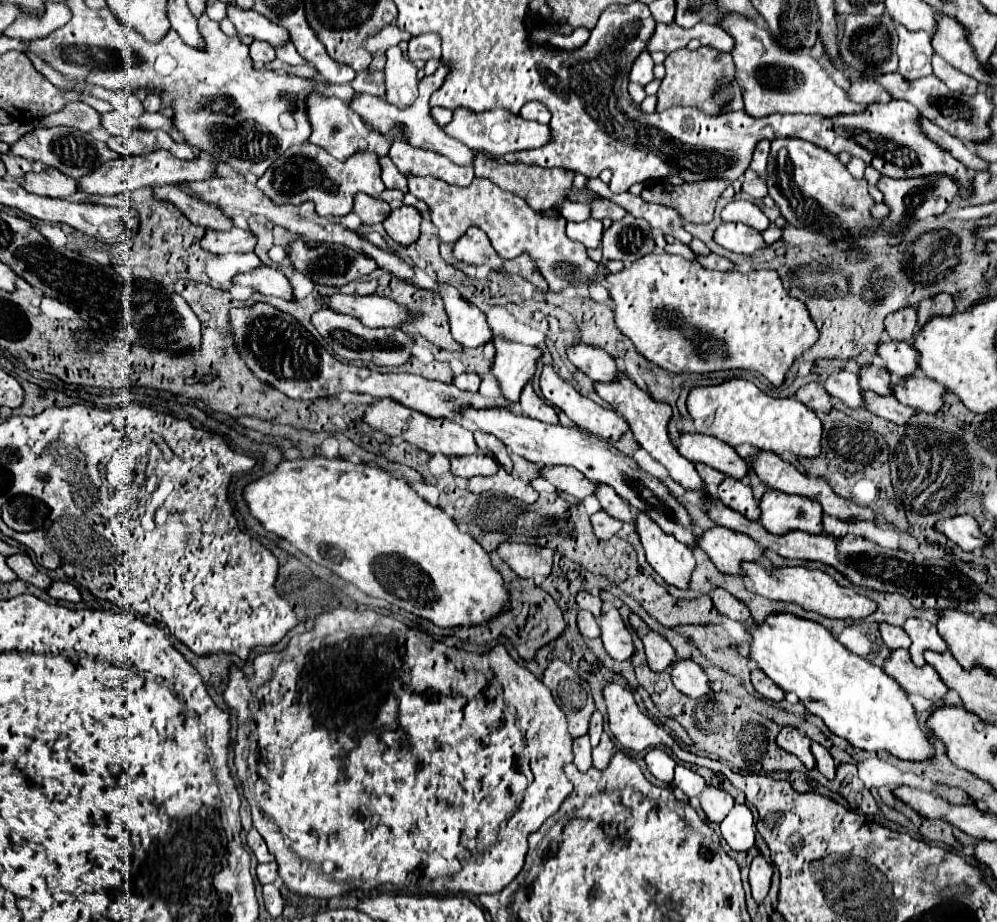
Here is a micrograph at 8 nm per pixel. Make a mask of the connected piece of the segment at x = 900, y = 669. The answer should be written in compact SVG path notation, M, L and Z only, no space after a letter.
M893 650L883 668L909 694L921 694L933 702L943 702L945 694L949 692L935 668L931 668L929 664L919 668L911 662L909 650Z

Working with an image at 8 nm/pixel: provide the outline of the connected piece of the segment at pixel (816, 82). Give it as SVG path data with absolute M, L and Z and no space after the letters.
M727 14L719 20L719 26L729 32L735 40L731 50L737 74L735 80L743 90L745 112L761 118L767 114L819 114L823 118L835 118L839 114L859 114L867 106L851 102L841 86L835 84L825 66L817 62L811 50L787 52L781 50L767 30L757 26L755 20L743 18L741 14Z

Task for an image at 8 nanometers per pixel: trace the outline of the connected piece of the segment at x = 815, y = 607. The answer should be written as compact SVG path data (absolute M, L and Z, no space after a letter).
M745 562L743 564L743 572L745 578L753 582L755 590L771 600L781 600L781 602L793 602L805 610L817 612L825 618L867 618L869 614L873 614L877 610L875 602L871 602L867 596L857 594L853 588L843 588L839 586L829 574L819 572L819 570L809 570L803 566L795 566L795 568L779 568L779 570L765 570L763 566L755 564L755 562Z

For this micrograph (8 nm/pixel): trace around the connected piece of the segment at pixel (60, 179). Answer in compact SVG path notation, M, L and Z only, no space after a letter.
M45 168L43 172L35 174L29 172L23 180L23 188L27 188L33 194L39 196L49 196L49 198L69 198L71 194L75 194L79 190L77 180L67 178L63 172L55 170L55 168Z

